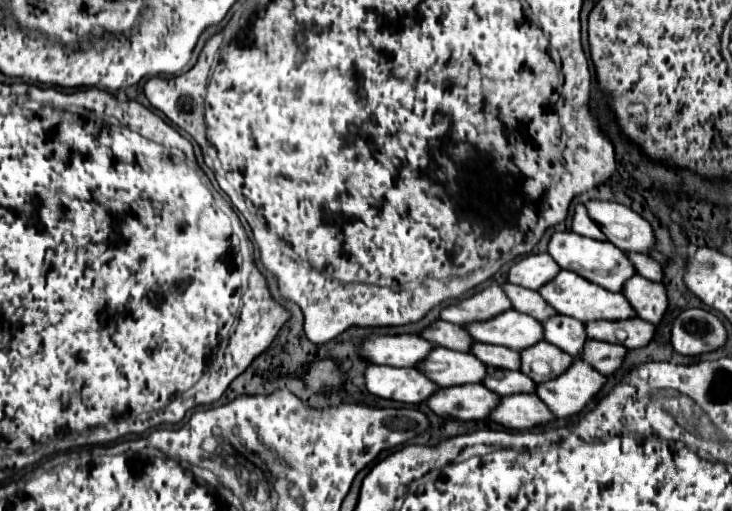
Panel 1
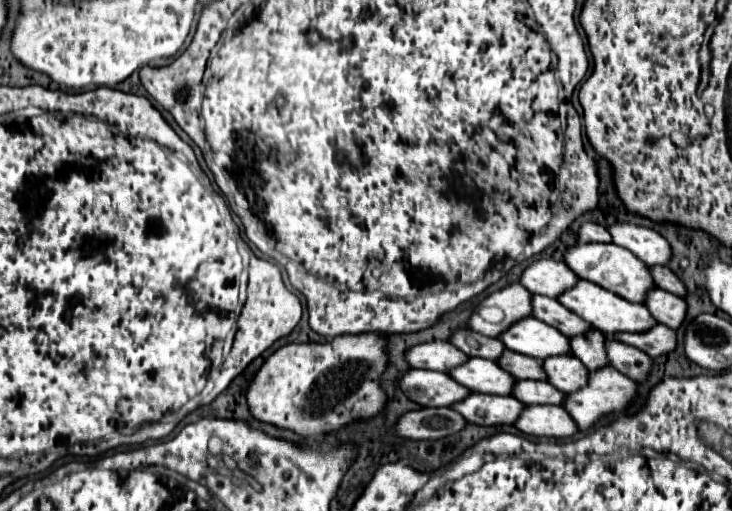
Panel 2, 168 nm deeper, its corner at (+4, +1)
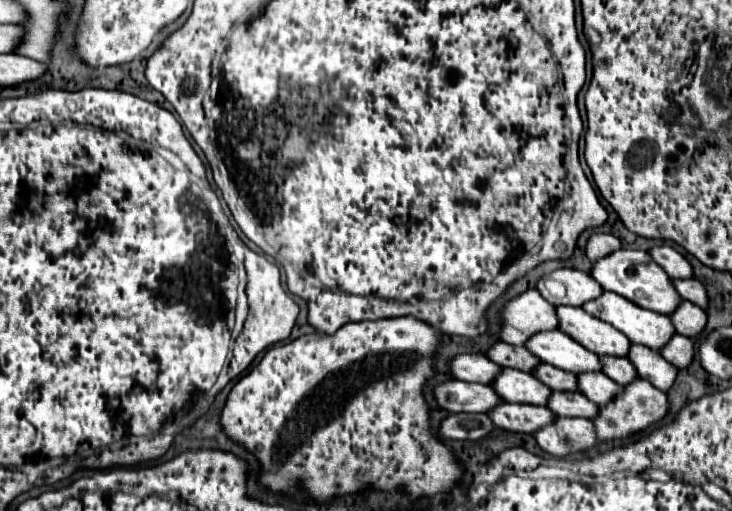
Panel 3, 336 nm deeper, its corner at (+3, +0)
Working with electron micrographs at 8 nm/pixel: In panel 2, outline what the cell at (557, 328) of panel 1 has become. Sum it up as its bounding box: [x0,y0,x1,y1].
[570,329,608,371]

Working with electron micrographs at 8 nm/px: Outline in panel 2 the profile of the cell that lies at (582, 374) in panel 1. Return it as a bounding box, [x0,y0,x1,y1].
[562,367,636,431]

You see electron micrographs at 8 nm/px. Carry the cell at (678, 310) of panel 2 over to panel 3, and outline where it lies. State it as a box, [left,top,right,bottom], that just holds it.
[671,302,707,338]

